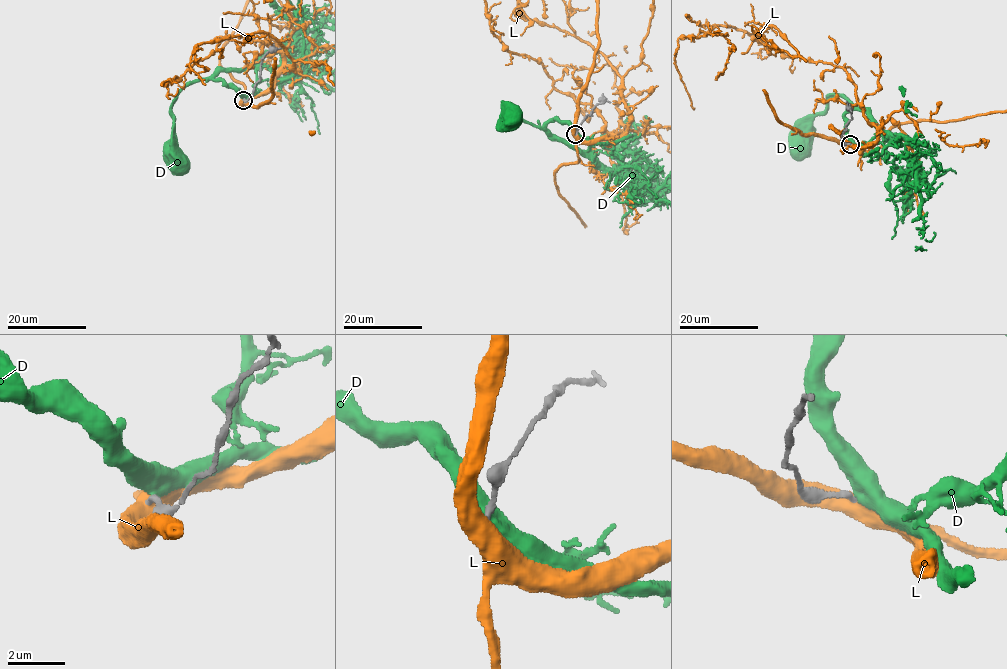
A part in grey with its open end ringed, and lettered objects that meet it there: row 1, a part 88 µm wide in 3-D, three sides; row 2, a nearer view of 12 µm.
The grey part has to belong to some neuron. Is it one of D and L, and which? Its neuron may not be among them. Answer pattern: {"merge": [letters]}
{"merge": []}

